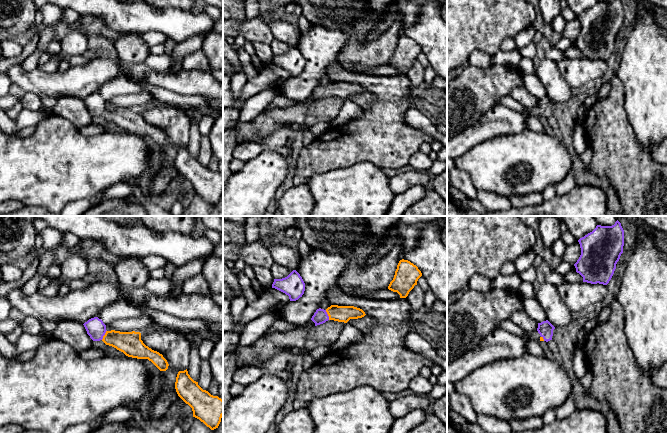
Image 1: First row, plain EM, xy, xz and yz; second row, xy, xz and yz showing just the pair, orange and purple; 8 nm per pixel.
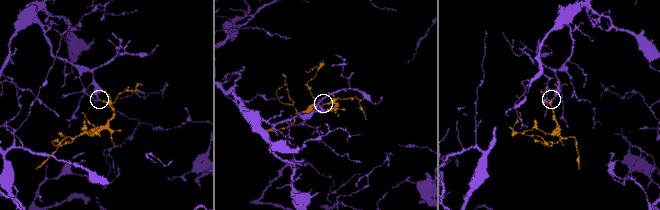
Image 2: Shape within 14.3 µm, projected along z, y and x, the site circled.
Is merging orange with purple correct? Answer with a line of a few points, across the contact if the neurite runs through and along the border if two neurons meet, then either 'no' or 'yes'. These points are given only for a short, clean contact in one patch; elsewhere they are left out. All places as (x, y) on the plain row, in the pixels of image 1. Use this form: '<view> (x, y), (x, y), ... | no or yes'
xz (337, 89), (328, 91), (320, 92) | yes

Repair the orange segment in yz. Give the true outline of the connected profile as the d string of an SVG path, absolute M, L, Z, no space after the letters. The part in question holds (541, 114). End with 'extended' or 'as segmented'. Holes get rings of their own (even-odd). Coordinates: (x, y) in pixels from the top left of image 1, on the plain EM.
M548 96L538 99L537 107L541 112L540 117L548 118L552 116L554 105L555 103Z | extended

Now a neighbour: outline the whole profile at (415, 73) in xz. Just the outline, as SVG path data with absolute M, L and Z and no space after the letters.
M415 61L409 68L406 76L409 78L413 86L419 86L424 82L424 71L425 68L420 64L420 62Z

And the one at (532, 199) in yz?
M541 192L531 193L528 195L513 195L509 197L509 200L514 208L522 208L526 206L535 206L544 201L543 195Z

